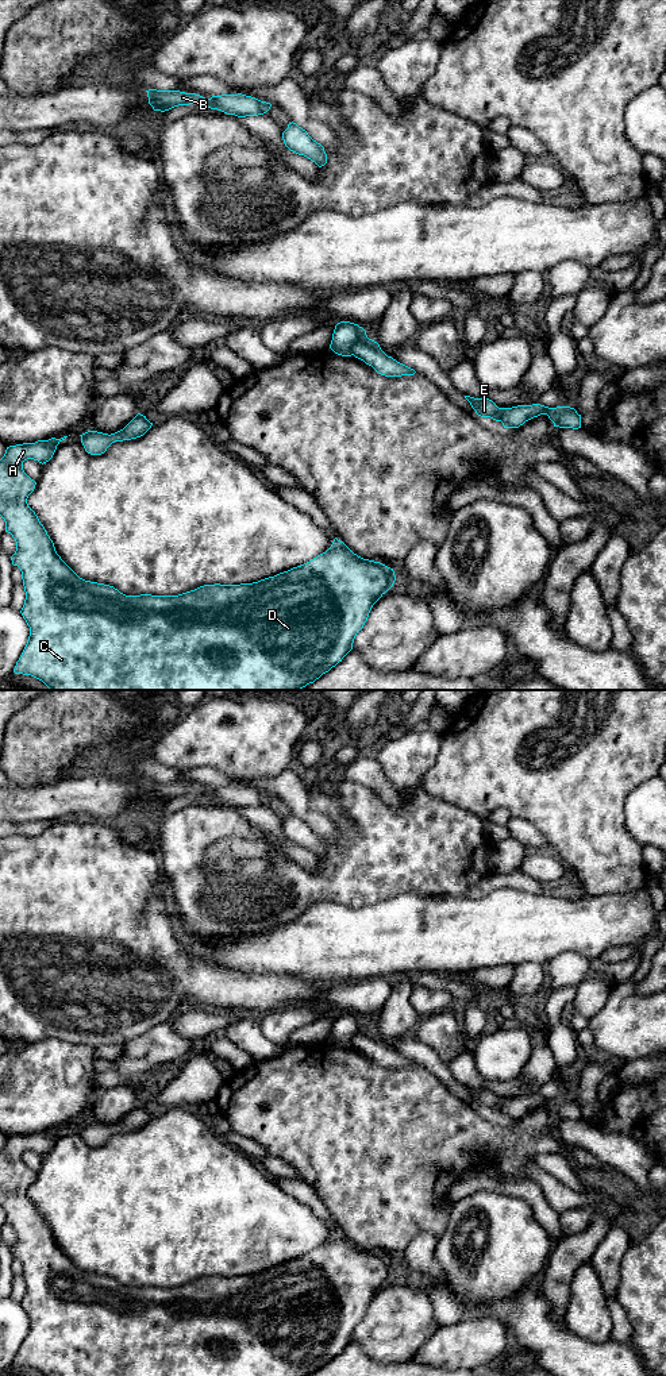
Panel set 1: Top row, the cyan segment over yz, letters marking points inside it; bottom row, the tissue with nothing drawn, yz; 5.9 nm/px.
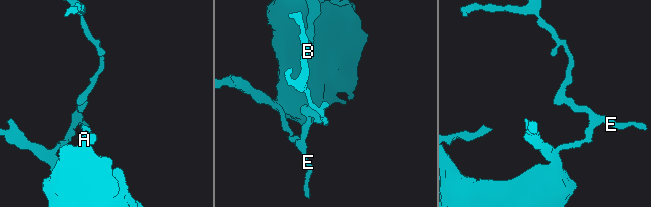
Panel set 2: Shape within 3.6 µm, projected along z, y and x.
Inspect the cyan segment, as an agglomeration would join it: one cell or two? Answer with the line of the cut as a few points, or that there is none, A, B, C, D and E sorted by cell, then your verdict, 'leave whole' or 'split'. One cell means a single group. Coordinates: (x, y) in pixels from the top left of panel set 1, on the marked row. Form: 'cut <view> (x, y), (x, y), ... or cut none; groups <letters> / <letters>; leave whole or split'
cut yz (365, 332), (354, 345), (351, 354); groups A C D E / B; split

